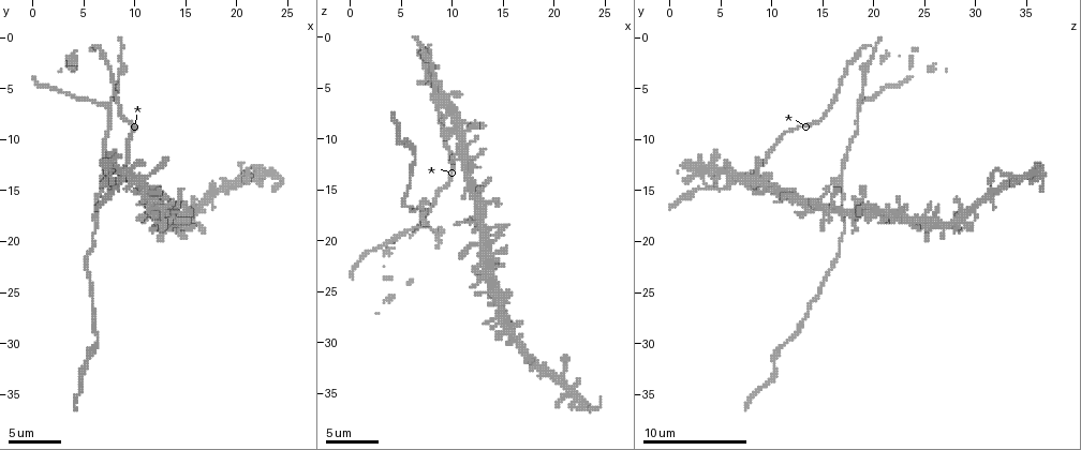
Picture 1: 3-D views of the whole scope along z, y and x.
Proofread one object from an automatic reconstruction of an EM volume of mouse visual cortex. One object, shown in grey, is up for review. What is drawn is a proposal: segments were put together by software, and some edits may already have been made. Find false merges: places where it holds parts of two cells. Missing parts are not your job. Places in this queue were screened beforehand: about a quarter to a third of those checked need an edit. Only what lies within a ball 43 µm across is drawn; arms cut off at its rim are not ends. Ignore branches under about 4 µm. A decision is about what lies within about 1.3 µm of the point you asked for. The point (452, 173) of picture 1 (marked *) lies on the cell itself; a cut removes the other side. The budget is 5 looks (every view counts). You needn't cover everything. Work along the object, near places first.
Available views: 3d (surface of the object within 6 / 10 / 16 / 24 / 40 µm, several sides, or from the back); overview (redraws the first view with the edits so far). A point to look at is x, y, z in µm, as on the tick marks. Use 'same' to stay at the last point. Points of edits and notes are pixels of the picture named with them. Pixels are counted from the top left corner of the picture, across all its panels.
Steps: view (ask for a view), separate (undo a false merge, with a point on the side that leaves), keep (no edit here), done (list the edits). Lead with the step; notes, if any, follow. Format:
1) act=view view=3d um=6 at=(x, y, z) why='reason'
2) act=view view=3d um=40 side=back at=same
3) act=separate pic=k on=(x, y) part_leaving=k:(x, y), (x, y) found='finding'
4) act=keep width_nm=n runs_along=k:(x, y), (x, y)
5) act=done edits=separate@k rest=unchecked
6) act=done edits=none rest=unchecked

act=view view=3d um=10 at=(7.4, 6.6, 18.6) why='a fork'

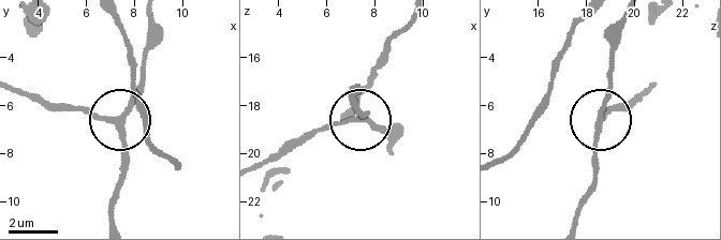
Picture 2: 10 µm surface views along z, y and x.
act=keep runs_along=2:(498, 162), (568, 41), (606, 41), (602, 121), (615, 108) found='one cell here'

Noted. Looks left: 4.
act=view view=3d um=10 at=(6.2, 18.4, 17.0) why='sudden change in width'

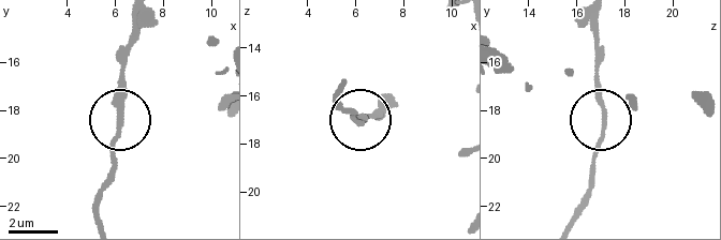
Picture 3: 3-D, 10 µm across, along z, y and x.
act=view view=3d um=6 at=(6.2, 18.4, 17.1) why='closer look'

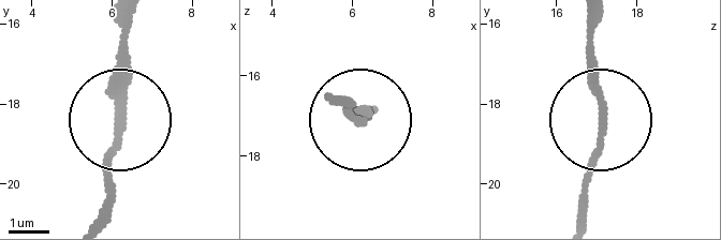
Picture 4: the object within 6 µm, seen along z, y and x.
act=keep width_nm=200 runs_along=4:(131, 18), (107, 220) found='continuous, no second cell'

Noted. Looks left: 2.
act=view view=3d um=10 at=(8.4, 13.8, 5.6) why='three-way junction'

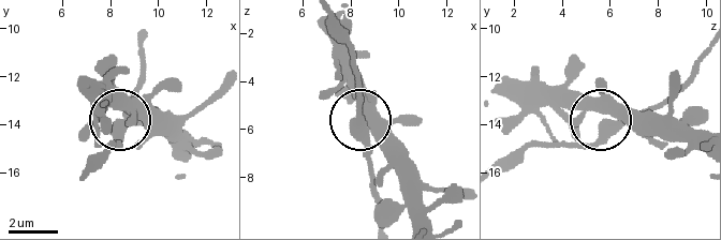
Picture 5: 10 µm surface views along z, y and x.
act=keep side_arm_um=6 found='one cell here'

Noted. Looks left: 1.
act=done edits=none rest=unchecked

